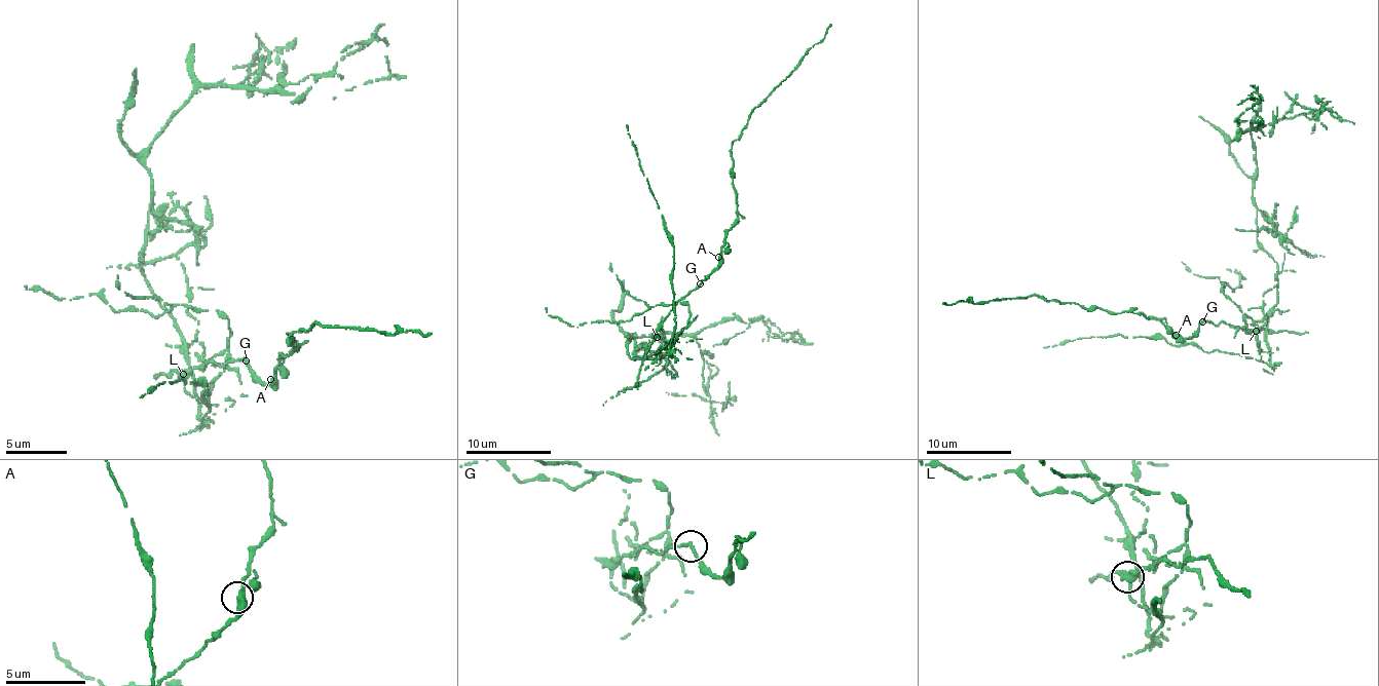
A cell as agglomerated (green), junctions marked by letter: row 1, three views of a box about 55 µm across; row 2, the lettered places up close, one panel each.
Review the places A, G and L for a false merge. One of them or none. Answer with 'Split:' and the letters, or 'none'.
Split: L

